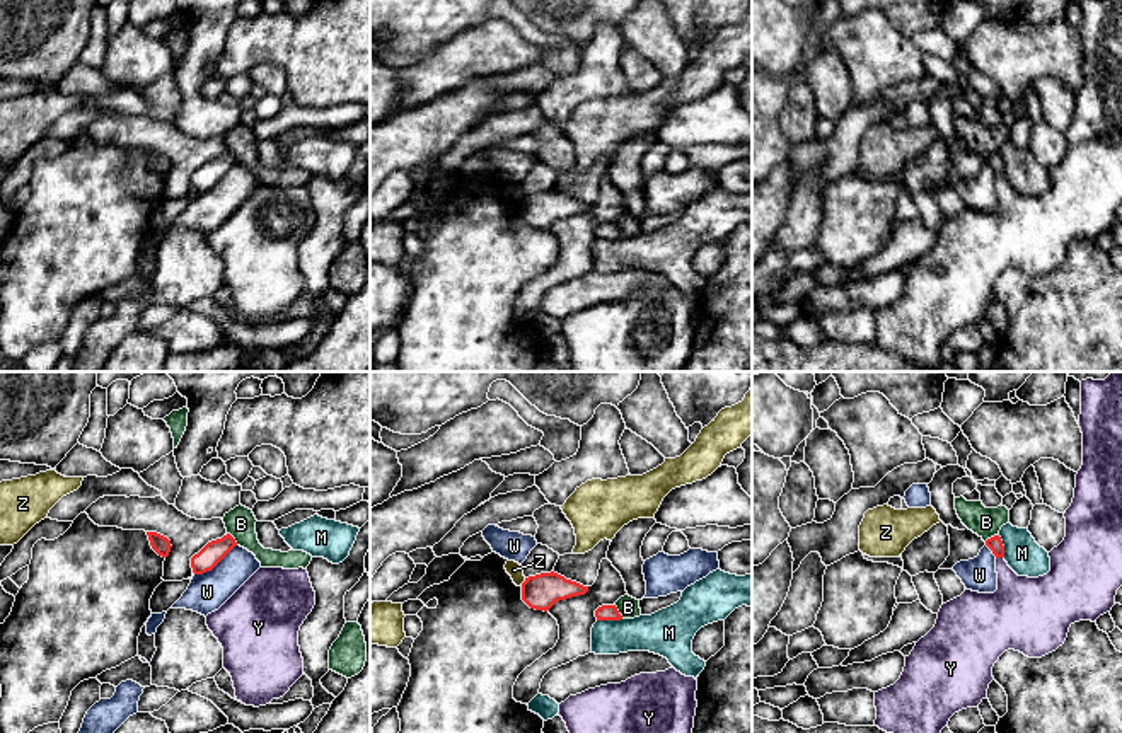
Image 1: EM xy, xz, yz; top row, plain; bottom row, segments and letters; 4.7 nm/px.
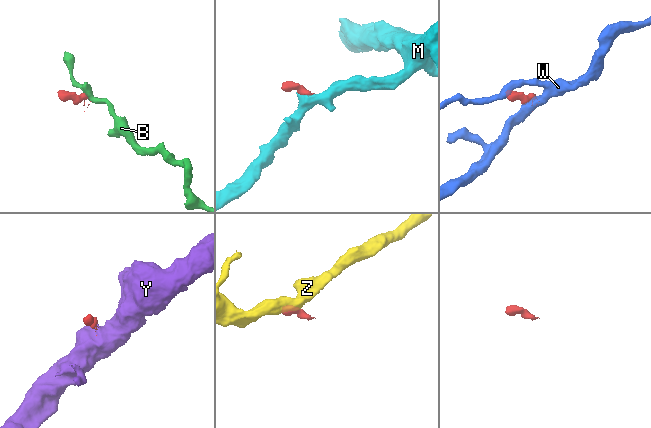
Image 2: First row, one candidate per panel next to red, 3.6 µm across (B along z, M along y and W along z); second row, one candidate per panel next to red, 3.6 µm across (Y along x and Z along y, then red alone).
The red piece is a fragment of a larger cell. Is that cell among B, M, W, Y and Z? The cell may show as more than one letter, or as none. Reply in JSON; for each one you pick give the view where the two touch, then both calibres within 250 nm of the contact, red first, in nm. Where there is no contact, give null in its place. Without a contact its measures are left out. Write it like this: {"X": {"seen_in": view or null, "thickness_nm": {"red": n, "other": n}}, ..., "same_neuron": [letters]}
{"Y": {"seen_in": "yz", "thickness_nm": {"red": 70, "other": 260}}, "same_neuron": ["Y"]}

